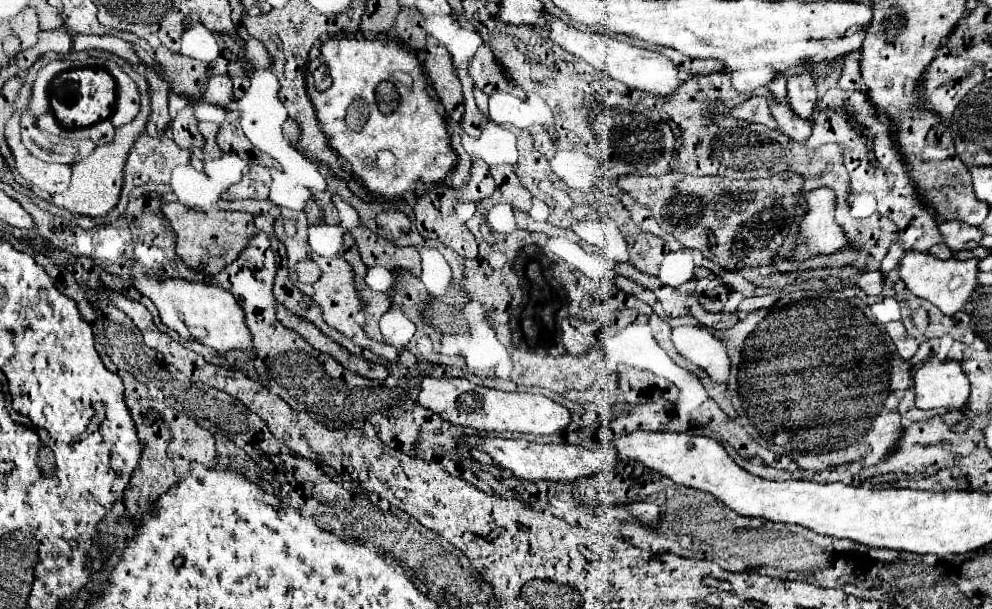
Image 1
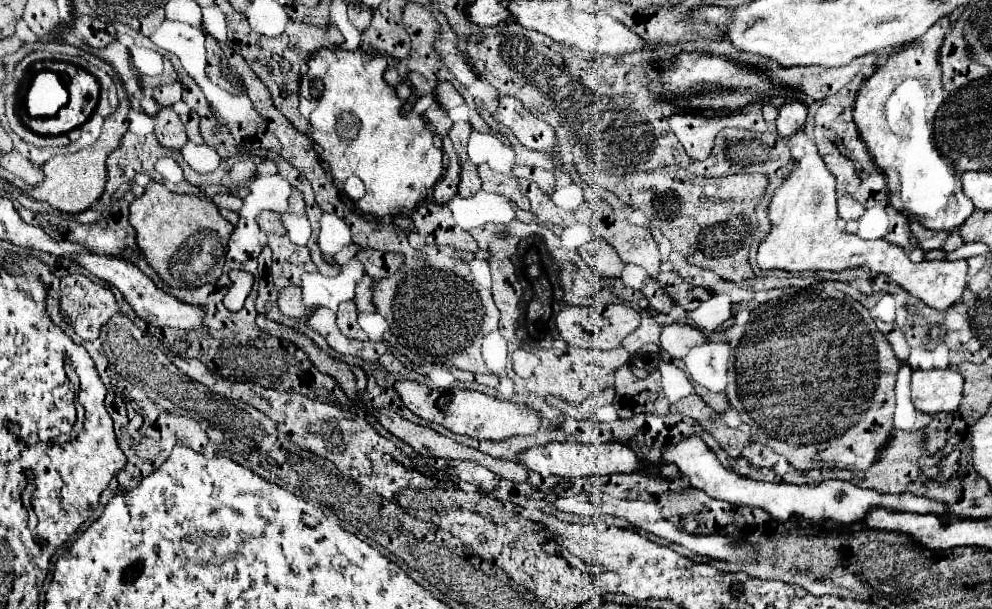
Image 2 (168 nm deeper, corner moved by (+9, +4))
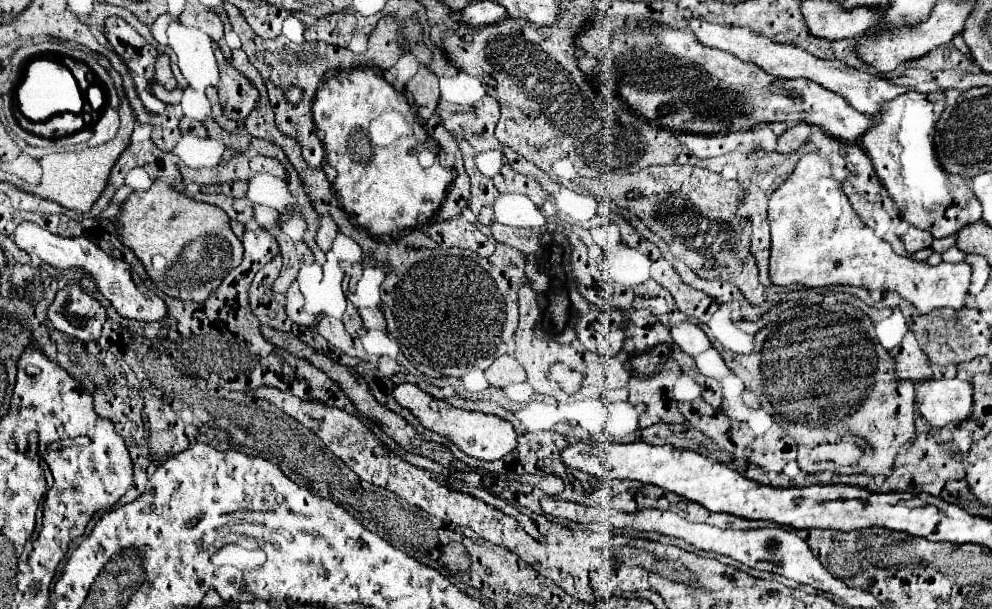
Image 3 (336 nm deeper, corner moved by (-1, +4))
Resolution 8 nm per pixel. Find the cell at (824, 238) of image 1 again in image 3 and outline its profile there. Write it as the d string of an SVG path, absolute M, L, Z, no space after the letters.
M807 153L799 159L793 175L771 195L769 199L769 223L771 223L771 263L769 277L775 285L803 285L803 287L825 287L825 285L861 285L869 291L897 291L901 297L911 301L919 313L933 309L951 307L961 309L971 283L969 263L941 263L931 267L911 257L897 255L891 245L879 239L851 209L847 195L843 193L841 181L833 177L831 163L817 153Z

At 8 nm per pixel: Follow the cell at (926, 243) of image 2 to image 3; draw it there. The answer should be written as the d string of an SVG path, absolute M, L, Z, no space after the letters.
M909 227L901 239L903 239L905 249L907 249L909 253L917 253L917 251L921 251L921 249L925 249L925 247L931 247L931 243L935 241L935 237L933 237L931 233L921 231L921 229L917 229L917 227Z

